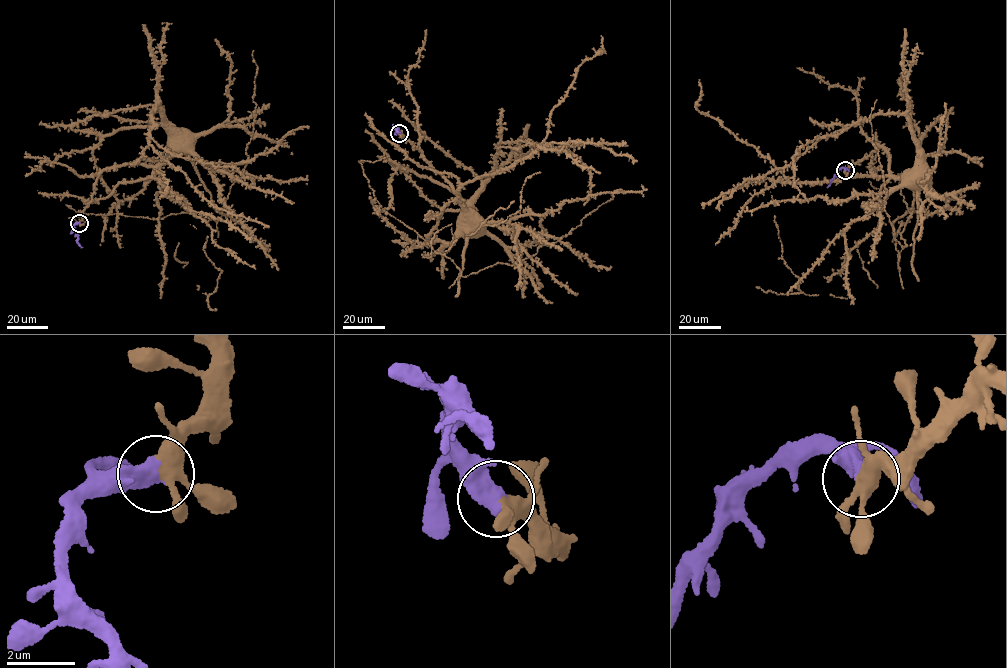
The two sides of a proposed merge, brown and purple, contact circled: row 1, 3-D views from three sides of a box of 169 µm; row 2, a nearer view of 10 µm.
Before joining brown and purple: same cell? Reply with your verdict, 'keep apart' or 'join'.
join

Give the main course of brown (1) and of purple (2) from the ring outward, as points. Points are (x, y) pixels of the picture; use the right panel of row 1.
1: (845, 169), (880, 147), (889, 157), (891, 174), (904, 177), (909, 170), (913, 168), (914, 171)
2: (845, 169), (837, 170), (827, 187)

